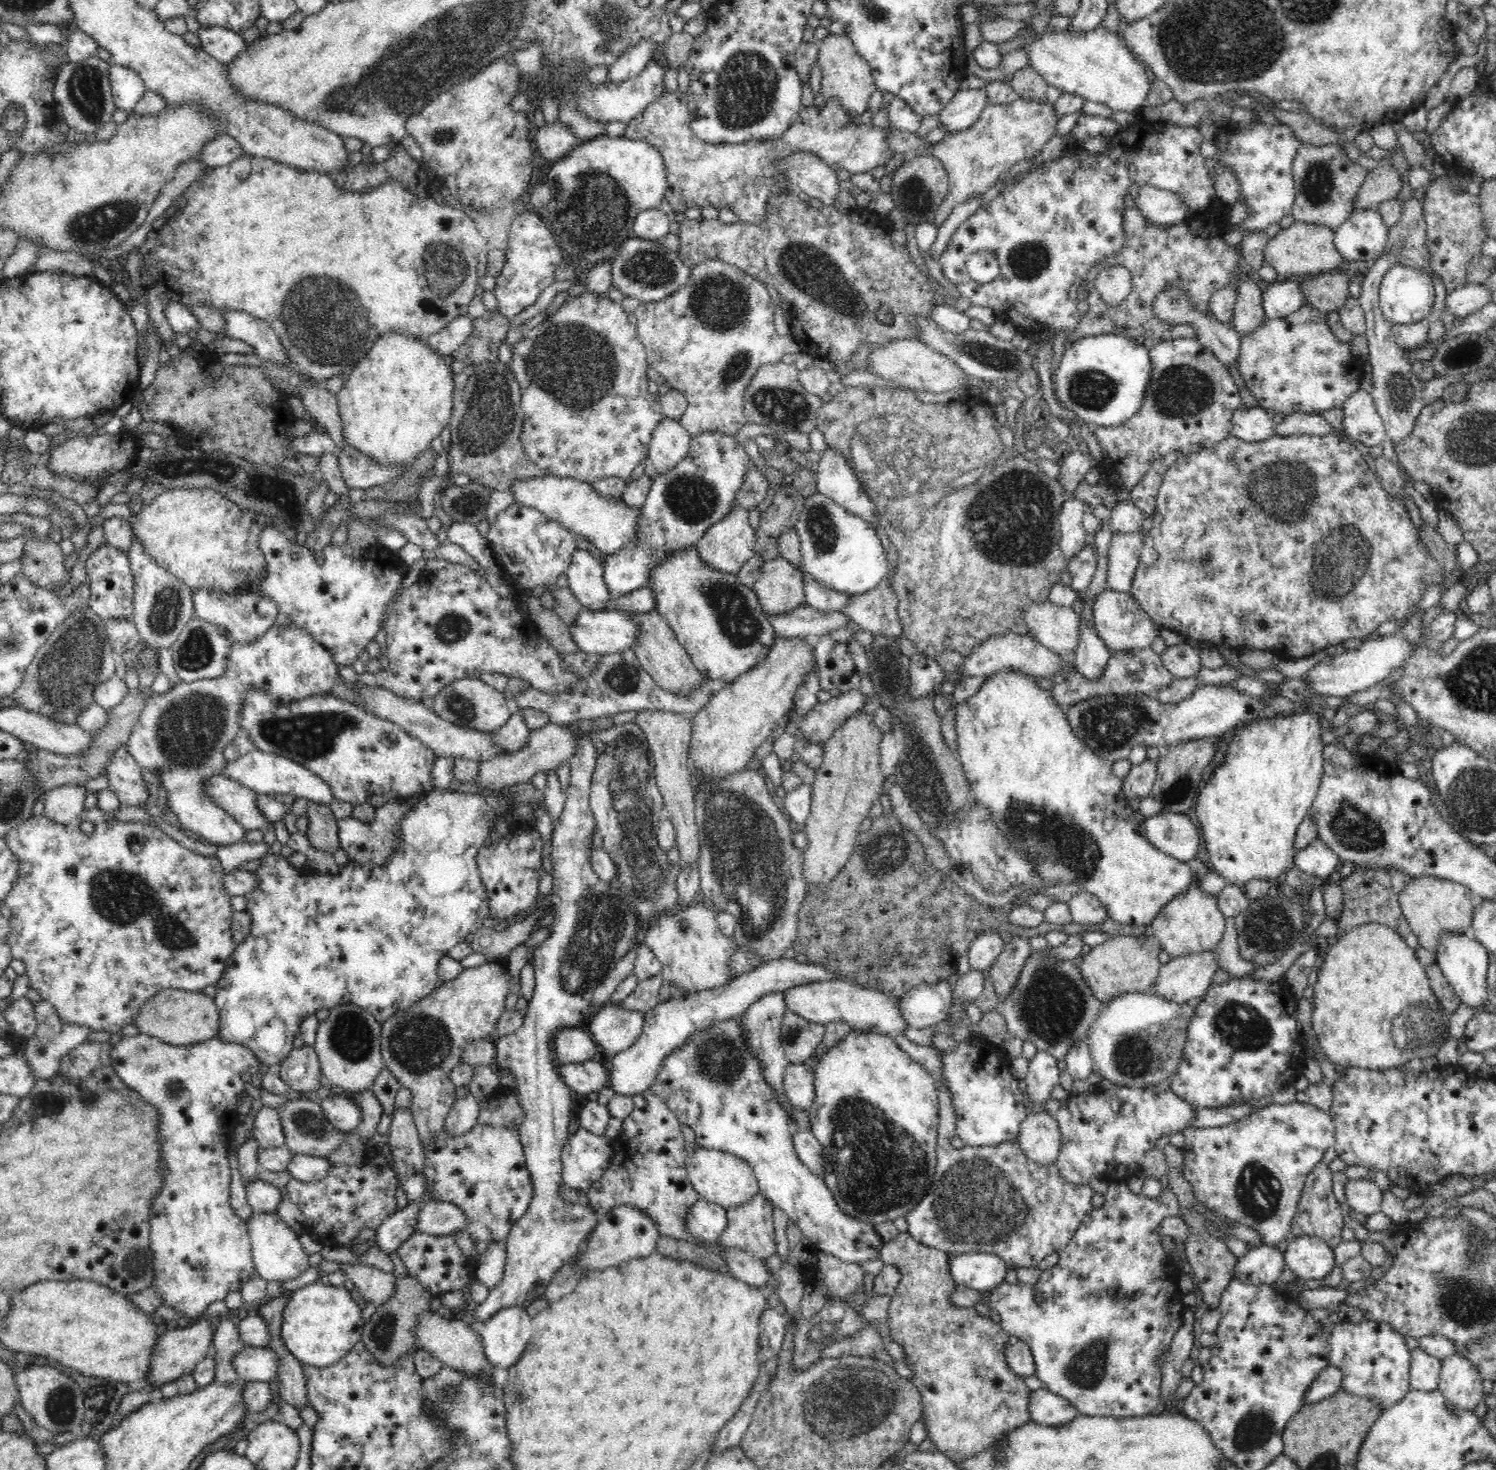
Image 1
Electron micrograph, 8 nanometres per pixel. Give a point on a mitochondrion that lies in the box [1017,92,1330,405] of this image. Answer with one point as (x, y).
(1171, 300)

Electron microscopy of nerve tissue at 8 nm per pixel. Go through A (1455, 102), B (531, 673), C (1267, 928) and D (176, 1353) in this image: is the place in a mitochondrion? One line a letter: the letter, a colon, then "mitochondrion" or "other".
A: other
B: other
C: mitochondrion
D: other

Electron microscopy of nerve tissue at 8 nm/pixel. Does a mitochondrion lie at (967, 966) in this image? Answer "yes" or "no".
no

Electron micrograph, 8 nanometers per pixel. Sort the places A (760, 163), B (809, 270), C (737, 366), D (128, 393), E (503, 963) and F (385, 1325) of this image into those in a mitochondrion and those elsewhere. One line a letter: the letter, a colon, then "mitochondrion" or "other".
A: other
B: mitochondrion
C: mitochondrion
D: other
E: other
F: mitochondrion

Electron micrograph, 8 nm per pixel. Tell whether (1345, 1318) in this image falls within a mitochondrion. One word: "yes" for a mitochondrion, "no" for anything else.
no

